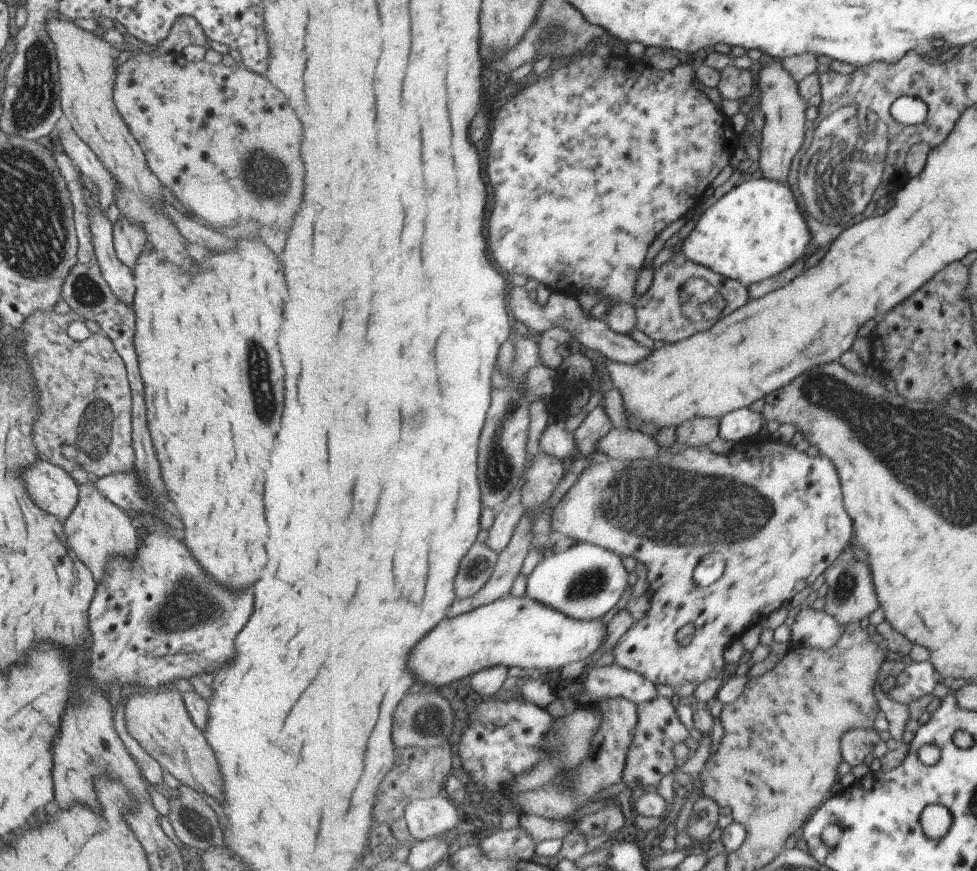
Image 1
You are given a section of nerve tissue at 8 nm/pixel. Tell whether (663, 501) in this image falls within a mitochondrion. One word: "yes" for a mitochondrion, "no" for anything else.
yes

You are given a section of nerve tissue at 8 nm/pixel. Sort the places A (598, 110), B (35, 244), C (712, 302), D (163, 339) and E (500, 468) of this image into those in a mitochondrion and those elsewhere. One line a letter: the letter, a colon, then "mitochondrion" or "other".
A: other
B: mitochondrion
C: mitochondrion
D: other
E: mitochondrion

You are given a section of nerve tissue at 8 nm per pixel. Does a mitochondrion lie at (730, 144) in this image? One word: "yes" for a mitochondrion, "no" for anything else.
no

